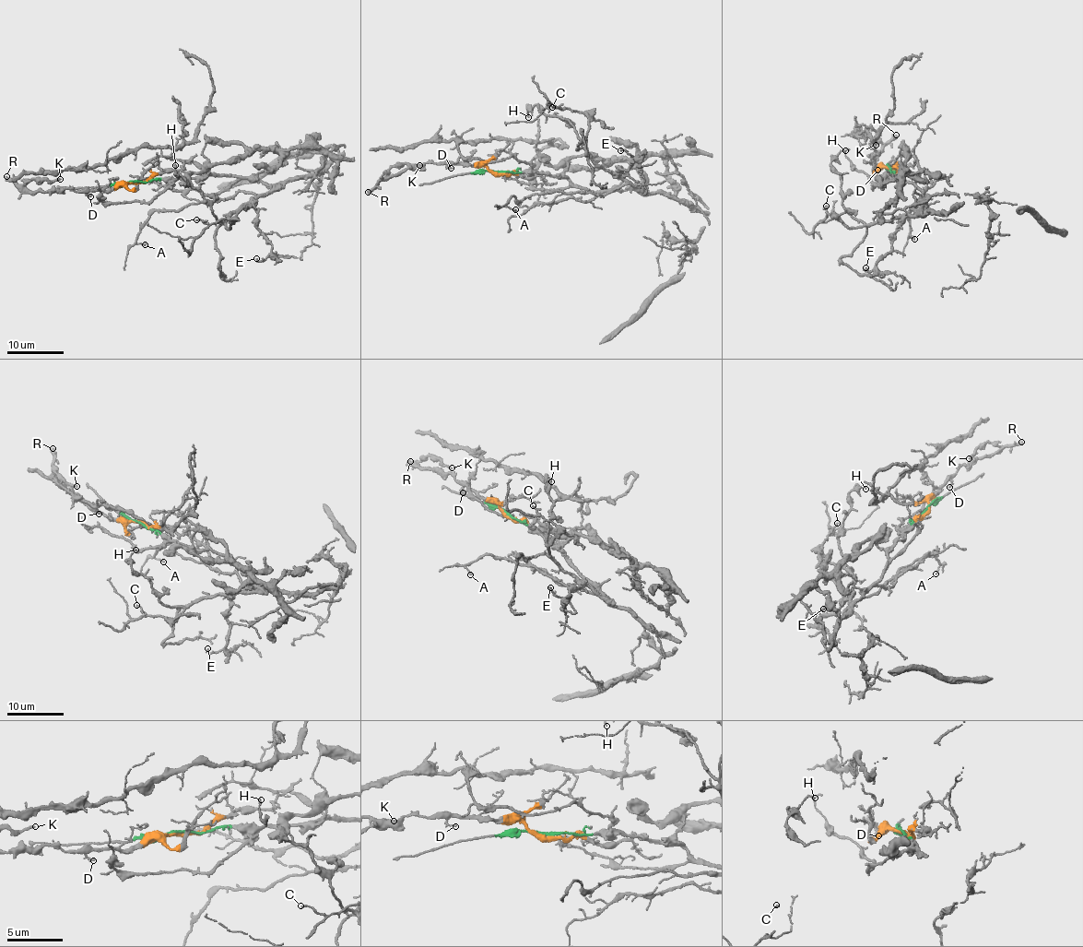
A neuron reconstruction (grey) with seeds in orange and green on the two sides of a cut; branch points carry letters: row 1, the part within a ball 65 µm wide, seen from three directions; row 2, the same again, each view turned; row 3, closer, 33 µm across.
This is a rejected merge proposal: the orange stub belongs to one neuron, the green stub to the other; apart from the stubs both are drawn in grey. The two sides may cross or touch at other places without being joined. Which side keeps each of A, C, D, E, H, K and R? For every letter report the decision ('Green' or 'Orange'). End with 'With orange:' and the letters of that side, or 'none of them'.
A: Green
C: Green
D: Orange
E: Green
H: Green
K: Orange
R: Orange
With orange: D, K, R

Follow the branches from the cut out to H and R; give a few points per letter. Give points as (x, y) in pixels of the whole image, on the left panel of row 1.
H: (135, 182), (228, 174), (260, 179), (269, 191), (241, 204), (226, 222), (218, 221), (211, 205), (175, 165)
R: (135, 183), (105, 190), (45, 192), (24, 190), (5, 176)

